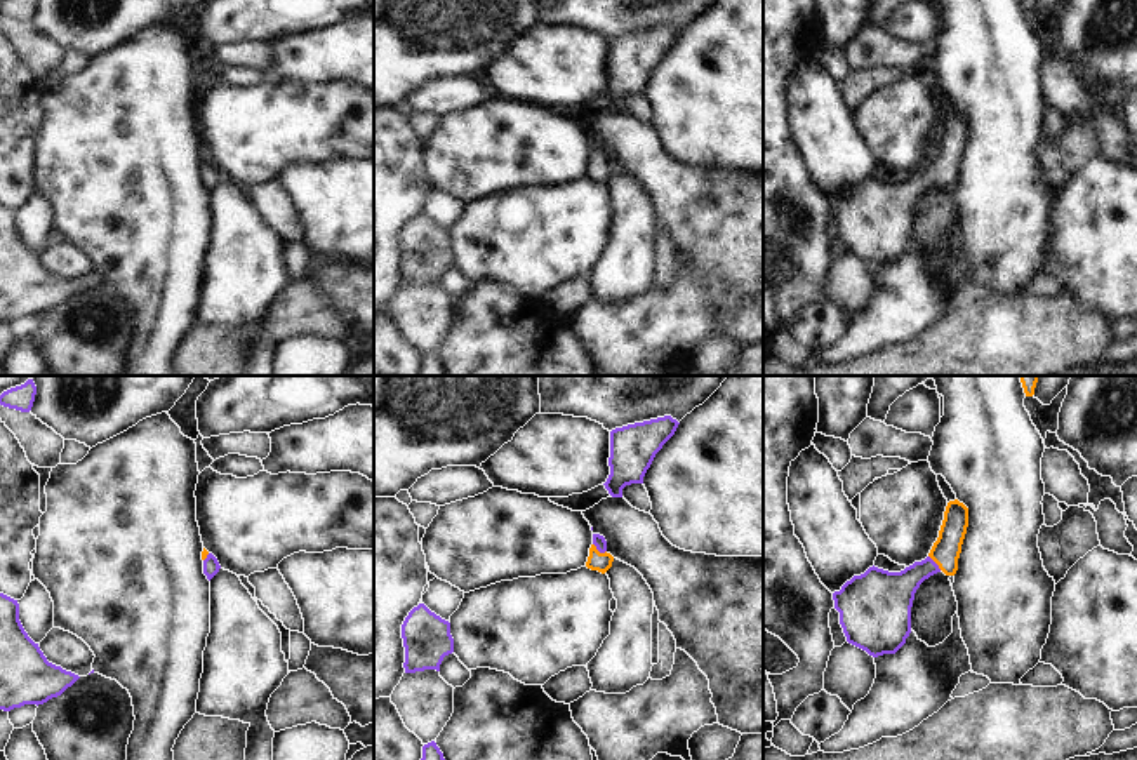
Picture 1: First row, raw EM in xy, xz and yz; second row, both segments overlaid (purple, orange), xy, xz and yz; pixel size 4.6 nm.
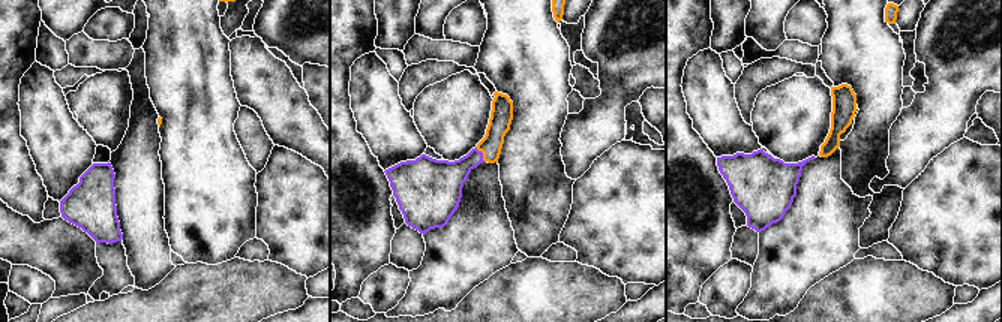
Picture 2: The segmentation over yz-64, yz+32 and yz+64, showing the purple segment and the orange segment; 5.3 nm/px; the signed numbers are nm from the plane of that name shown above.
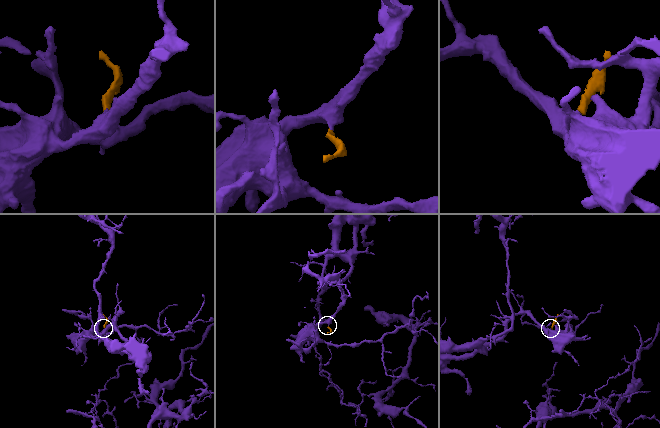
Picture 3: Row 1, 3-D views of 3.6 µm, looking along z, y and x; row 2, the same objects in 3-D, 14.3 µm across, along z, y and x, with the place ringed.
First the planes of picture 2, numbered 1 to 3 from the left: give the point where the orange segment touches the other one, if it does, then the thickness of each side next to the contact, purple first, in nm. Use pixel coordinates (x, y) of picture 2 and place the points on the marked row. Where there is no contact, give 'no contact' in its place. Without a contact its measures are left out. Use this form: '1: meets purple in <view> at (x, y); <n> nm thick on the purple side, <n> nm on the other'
1: no contact
2: meets purple in yz+32 at (482, 155); 220 nm thick on the purple side, 120 nm on the other
3: no contact

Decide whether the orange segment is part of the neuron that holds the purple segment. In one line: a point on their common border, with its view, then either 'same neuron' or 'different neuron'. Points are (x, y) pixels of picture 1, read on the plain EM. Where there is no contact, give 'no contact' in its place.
xz (598, 160) | same neuron

